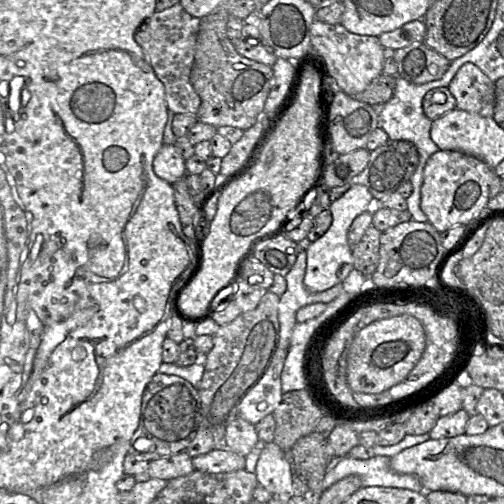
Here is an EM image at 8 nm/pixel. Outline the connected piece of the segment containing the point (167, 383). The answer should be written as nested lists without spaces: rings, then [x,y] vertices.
[[[157,372],[143,392],[139,425],[130,439],[128,452],[147,462],[185,452],[200,426],[198,390],[179,376]]]

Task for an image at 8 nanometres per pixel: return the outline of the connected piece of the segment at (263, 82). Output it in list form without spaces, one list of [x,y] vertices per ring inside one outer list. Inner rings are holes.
[[[226,4],[216,7],[200,19],[190,81],[201,99],[196,114],[198,121],[216,128],[232,126],[245,131],[263,116],[264,105],[272,87],[273,69],[236,51],[226,33],[230,17]]]

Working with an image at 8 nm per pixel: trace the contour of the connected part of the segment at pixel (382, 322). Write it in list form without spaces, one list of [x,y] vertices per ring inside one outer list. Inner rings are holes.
[[[409,314],[376,320],[354,337],[347,355],[347,384],[351,391],[381,393],[401,382],[414,368],[426,347],[421,322]]]

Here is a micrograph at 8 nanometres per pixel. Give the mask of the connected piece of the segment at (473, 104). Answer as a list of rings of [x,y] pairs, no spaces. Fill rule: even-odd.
[[[473,63],[463,64],[447,88],[456,100],[456,108],[483,117],[493,117],[494,82]]]

